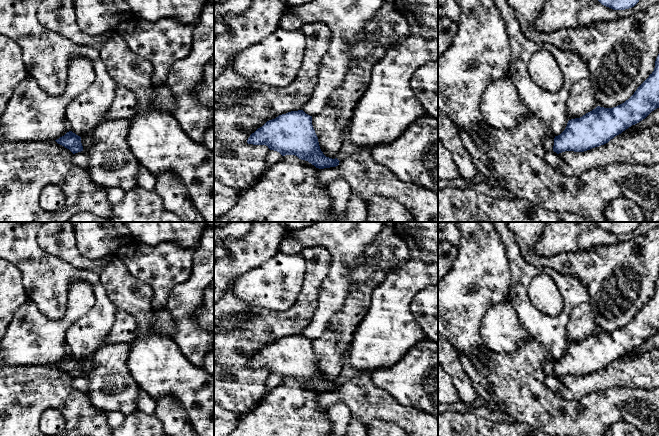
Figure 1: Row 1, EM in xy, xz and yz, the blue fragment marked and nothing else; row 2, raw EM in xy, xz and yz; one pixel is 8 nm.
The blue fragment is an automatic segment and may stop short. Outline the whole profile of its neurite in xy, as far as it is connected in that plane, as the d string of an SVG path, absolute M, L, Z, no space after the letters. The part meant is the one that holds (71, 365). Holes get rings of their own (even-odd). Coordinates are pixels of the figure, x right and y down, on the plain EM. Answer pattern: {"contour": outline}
{"contour": "M72 355L67 356L64 360L55 364L58 368L69 373L73 378L83 375L81 367L81 361L73 357Z"}

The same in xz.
{"contour": "M303 334L291 335L267 345L250 359L247 367L266 369L282 380L295 379L319 393L336 391L340 386L323 378L312 349L312 340Z"}

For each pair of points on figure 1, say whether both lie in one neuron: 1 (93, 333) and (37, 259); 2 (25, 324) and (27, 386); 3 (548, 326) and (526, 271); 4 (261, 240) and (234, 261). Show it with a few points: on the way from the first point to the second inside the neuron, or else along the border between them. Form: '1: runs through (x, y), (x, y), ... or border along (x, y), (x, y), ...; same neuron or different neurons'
1: runs through (100, 306), (98, 287), (87, 276), (64, 274); same neuron
2: border along (49, 364), (10, 366); different neurons
3: runs through (534, 315), (524, 305), (524, 285); same neuron
4: runs through (254, 247), (249, 252), (241, 255); same neuron

